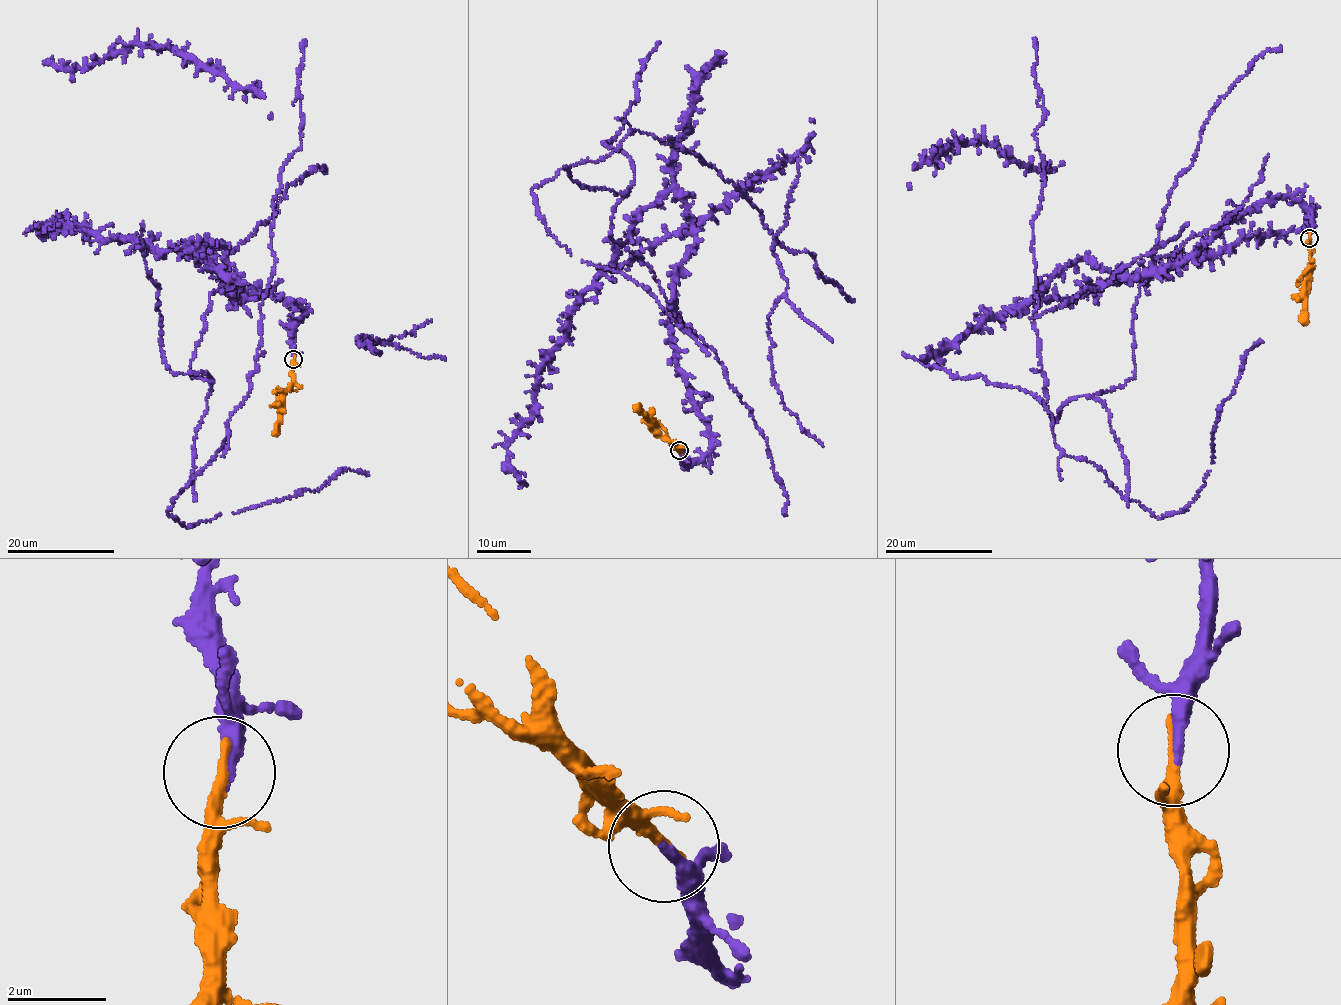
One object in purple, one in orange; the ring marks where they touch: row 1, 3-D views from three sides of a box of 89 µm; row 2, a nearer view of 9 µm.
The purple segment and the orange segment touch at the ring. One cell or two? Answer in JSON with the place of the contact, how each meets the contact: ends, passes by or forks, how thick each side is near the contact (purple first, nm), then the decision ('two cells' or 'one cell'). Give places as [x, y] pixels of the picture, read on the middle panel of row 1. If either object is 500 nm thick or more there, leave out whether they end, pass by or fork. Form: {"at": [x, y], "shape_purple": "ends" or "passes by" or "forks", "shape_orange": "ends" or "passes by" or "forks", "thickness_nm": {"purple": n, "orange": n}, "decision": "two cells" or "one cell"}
{"at": [679, 450], "shape_purple": "ends", "shape_orange": "ends", "thickness_nm": {"purple": 300, "orange": 280}, "decision": "one cell"}

